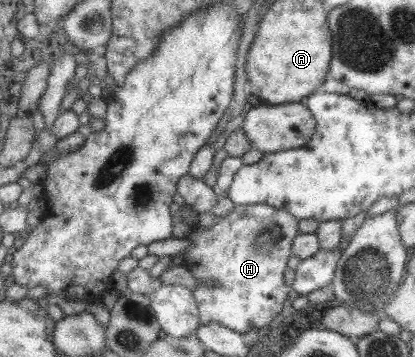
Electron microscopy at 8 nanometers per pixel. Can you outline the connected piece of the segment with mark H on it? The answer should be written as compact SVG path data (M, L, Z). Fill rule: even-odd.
M266 204L234 205L228 214L216 218L214 226L202 228L199 224L189 230L185 239L190 243L182 254L186 270L192 278L196 278L196 288L191 291L197 304L200 325L216 321L237 333L253 333L267 327L276 318L284 300L291 298L290 287L284 284L283 274L292 240L299 233L298 222L288 212Z

